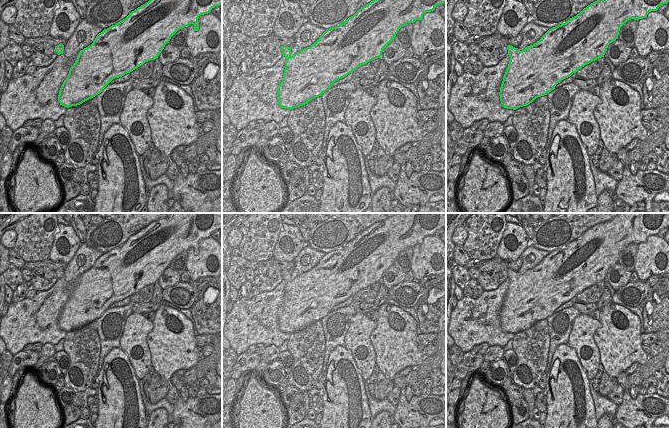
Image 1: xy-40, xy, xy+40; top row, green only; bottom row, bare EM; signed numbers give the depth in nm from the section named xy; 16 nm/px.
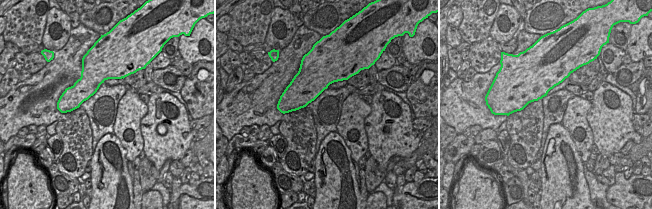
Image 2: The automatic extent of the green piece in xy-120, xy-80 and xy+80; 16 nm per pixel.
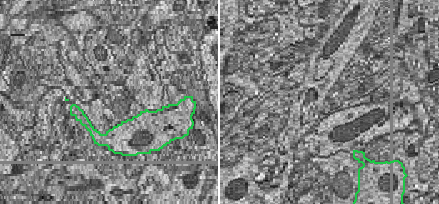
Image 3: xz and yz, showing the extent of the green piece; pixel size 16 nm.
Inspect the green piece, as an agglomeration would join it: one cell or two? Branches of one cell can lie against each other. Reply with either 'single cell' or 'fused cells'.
single cell

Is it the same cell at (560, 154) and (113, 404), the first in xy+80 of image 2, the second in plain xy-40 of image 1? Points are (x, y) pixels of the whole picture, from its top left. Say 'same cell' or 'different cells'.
same cell

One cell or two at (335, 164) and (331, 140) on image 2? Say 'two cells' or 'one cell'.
one cell

